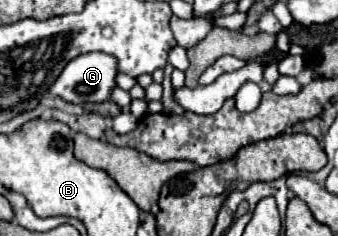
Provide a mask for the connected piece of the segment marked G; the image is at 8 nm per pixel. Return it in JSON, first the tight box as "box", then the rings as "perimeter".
{"box":[47,52,117,104],"perimeter":[[[103,52],[81,54],[71,60],[61,76],[49,86],[47,94],[71,104],[105,102],[115,88],[117,60]]]}

